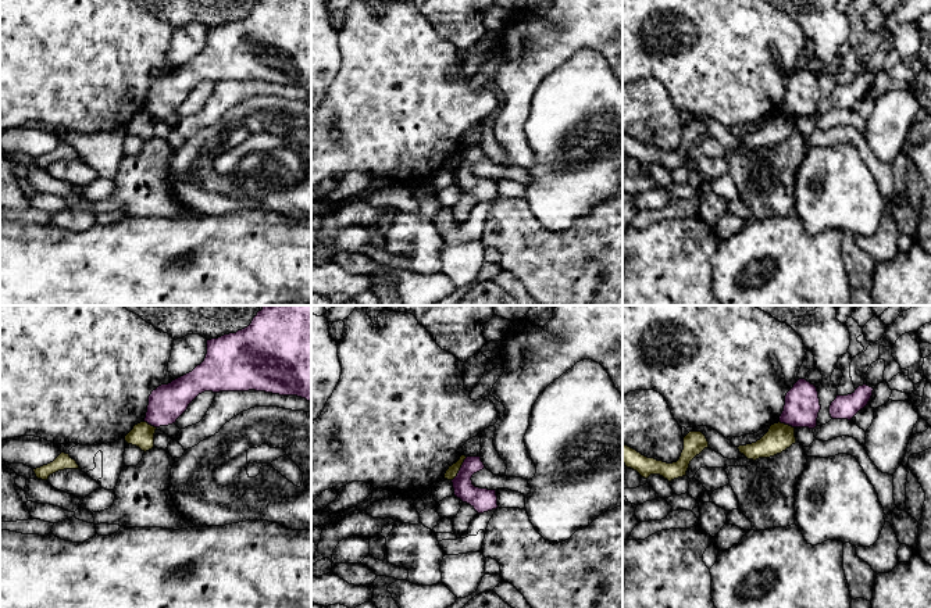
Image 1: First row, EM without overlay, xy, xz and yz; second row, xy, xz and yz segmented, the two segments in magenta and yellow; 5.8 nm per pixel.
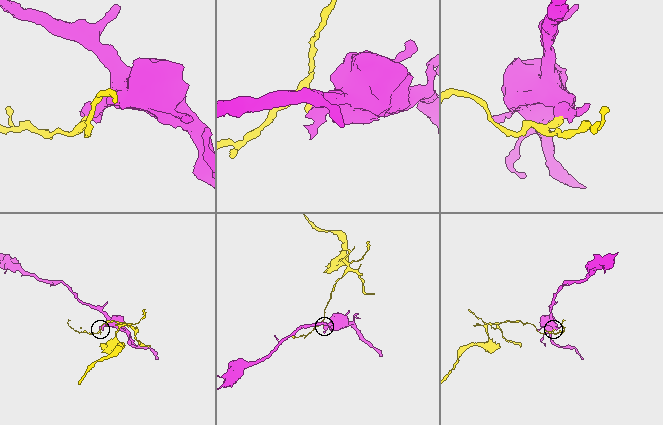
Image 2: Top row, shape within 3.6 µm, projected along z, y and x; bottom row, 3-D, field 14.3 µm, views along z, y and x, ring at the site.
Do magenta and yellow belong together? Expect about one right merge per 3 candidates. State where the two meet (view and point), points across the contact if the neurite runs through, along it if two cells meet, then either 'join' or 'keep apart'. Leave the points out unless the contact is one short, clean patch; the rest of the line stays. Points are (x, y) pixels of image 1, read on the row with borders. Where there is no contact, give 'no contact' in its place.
meets magenta in xz at (460, 469); border along xz (467, 457), (452, 480); keep apart

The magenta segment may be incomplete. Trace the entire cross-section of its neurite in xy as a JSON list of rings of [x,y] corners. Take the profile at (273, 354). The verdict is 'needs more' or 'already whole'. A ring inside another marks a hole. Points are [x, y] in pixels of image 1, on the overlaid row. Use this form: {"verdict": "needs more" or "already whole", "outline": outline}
{"verdict": "already whole", "outline": [[[264,305],[252,323],[236,333],[207,340],[204,361],[192,372],[161,385],[149,396],[145,422],[154,428],[168,426],[204,391],[265,391],[279,396],[297,396],[311,403],[311,305]]]}

